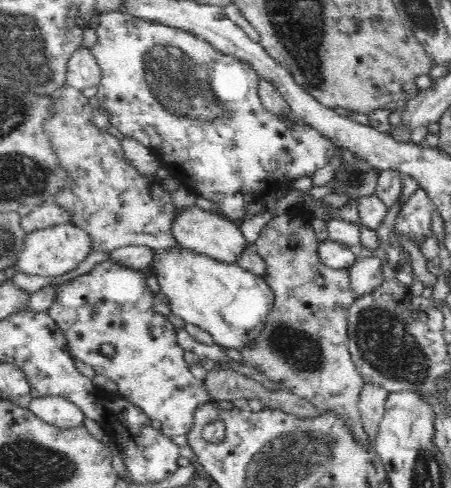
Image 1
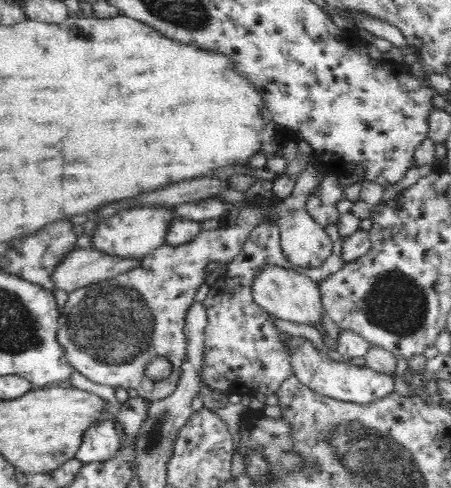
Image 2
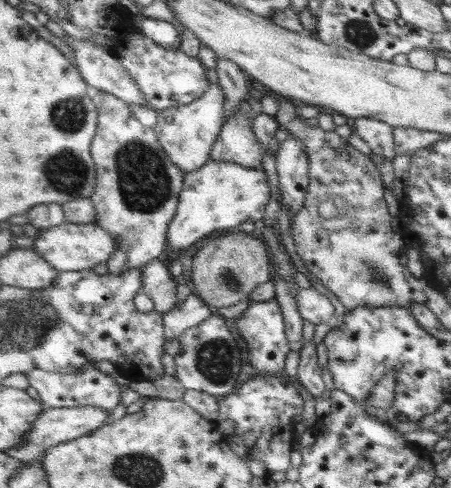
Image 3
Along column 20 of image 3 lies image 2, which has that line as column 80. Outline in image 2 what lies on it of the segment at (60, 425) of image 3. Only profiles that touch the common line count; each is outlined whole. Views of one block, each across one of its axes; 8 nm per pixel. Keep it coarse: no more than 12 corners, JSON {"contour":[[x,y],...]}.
{"contour":[[98,422],[84,434],[78,460],[108,464],[120,454],[116,422]]}

